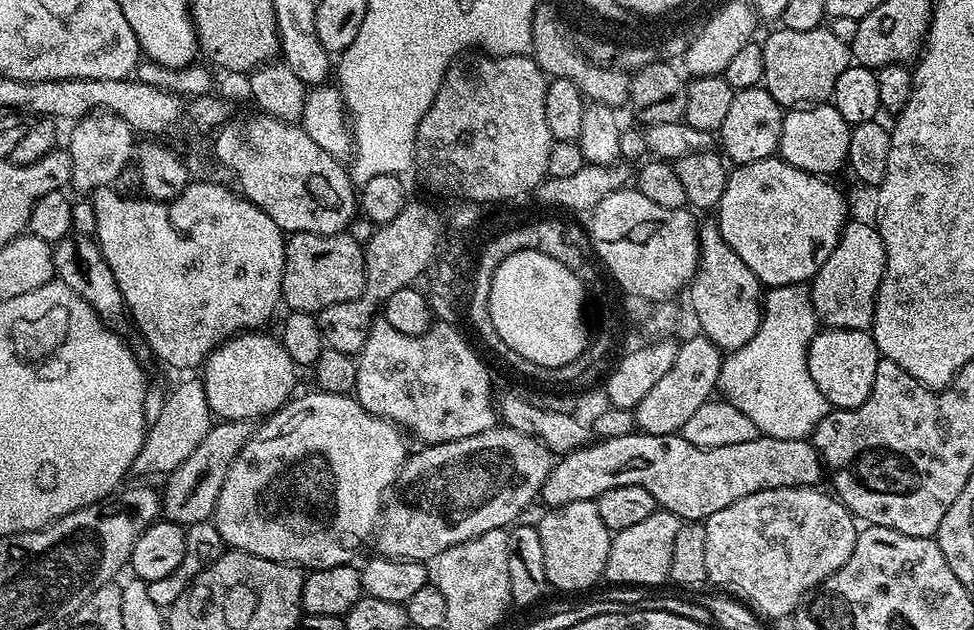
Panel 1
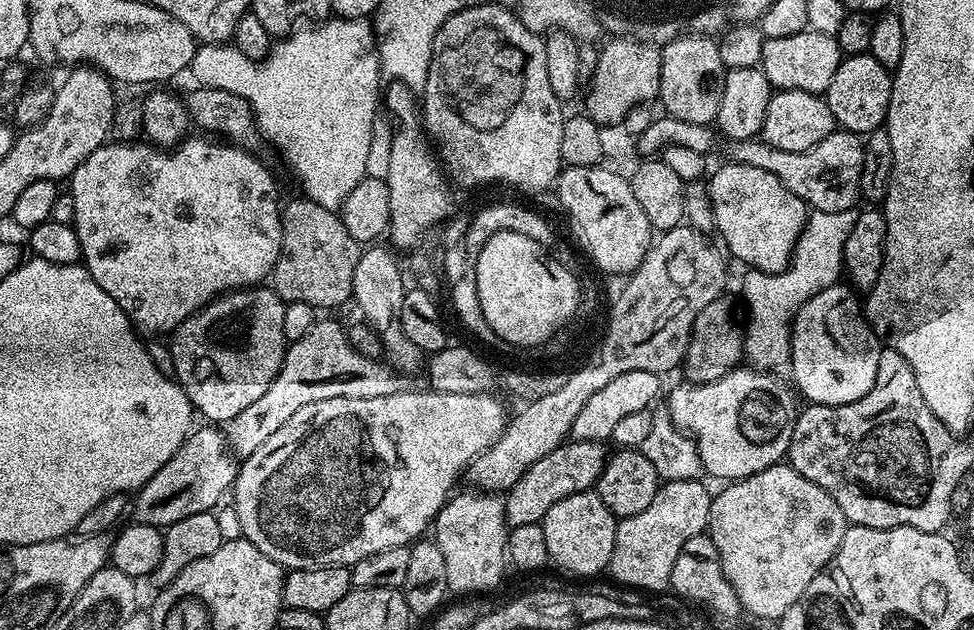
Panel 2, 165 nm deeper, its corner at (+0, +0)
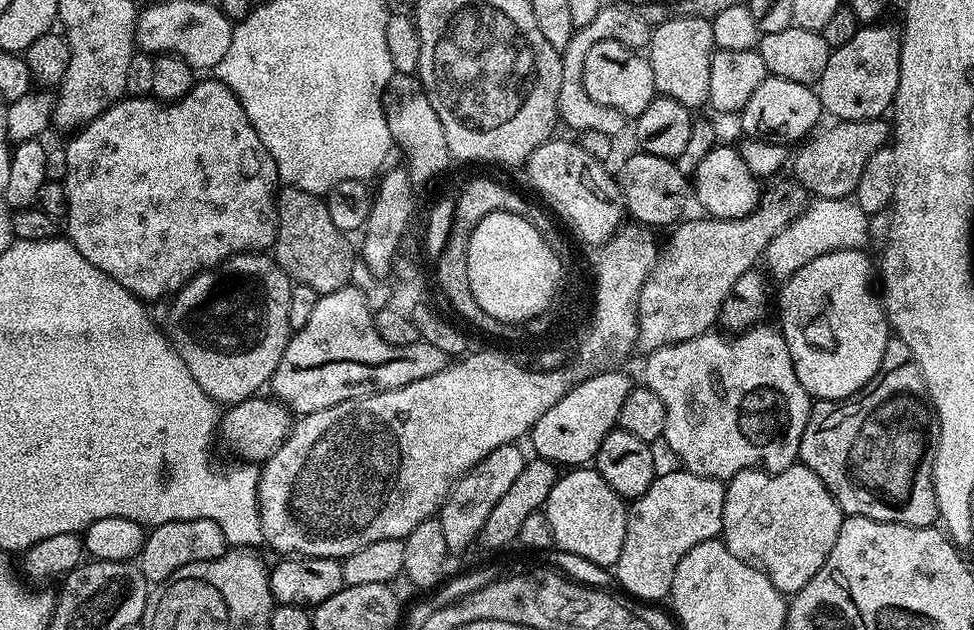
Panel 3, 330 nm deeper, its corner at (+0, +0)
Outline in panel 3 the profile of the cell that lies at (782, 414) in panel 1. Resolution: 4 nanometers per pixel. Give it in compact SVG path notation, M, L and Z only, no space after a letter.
M817 199L808 211L795 220L770 242L766 253L767 269L773 277L787 278L793 276L806 262L814 262L822 254L830 254L843 248L867 249L872 235L870 217L856 204L855 199L843 200Z

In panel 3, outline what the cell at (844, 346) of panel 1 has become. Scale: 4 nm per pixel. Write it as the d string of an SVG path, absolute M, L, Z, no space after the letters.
M843 248L834 250L830 254L822 254L814 258L814 262L806 262L806 266L799 268L793 276L787 277L780 288L780 324L779 331L784 333L784 341L790 350L790 358L794 362L794 370L798 374L798 382L808 391L808 395L816 400L835 400L837 402L855 396L872 381L878 366L882 366L882 354L886 354L886 342L890 339L890 325L884 315L884 305L881 297L872 289L872 276L874 280L874 260L868 257L867 251L858 248Z

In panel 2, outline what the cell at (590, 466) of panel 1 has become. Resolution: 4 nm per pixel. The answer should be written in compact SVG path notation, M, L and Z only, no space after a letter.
M569 439L550 450L550 454L538 458L538 462L534 462L534 466L530 466L530 470L526 470L526 474L522 474L504 496L504 520L509 529L541 523L554 502L570 498L575 492L589 491L604 469L604 448L599 440Z

